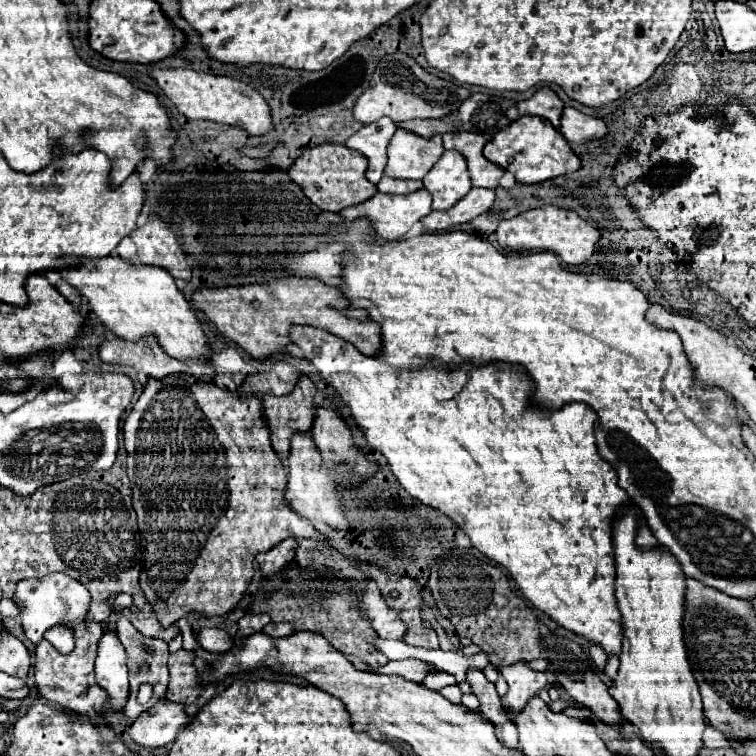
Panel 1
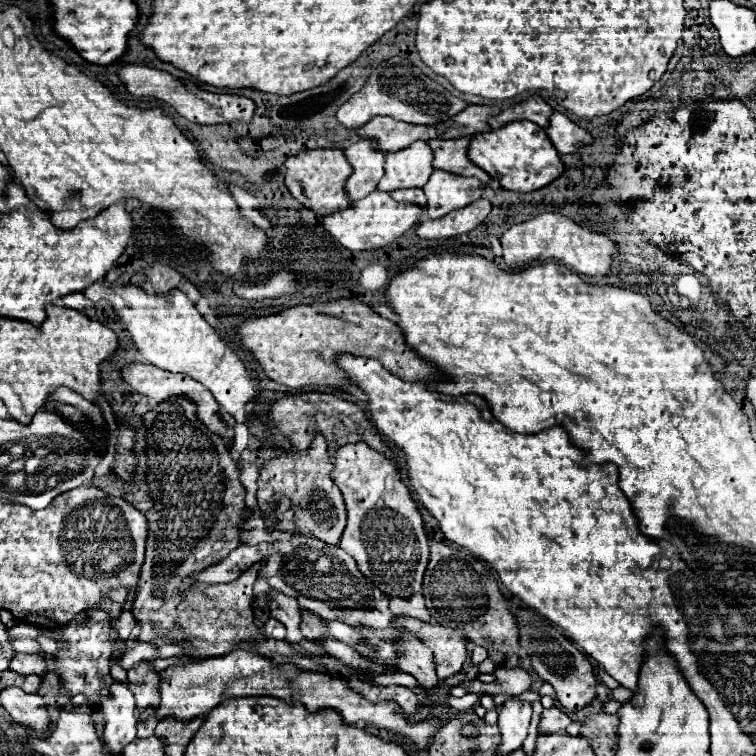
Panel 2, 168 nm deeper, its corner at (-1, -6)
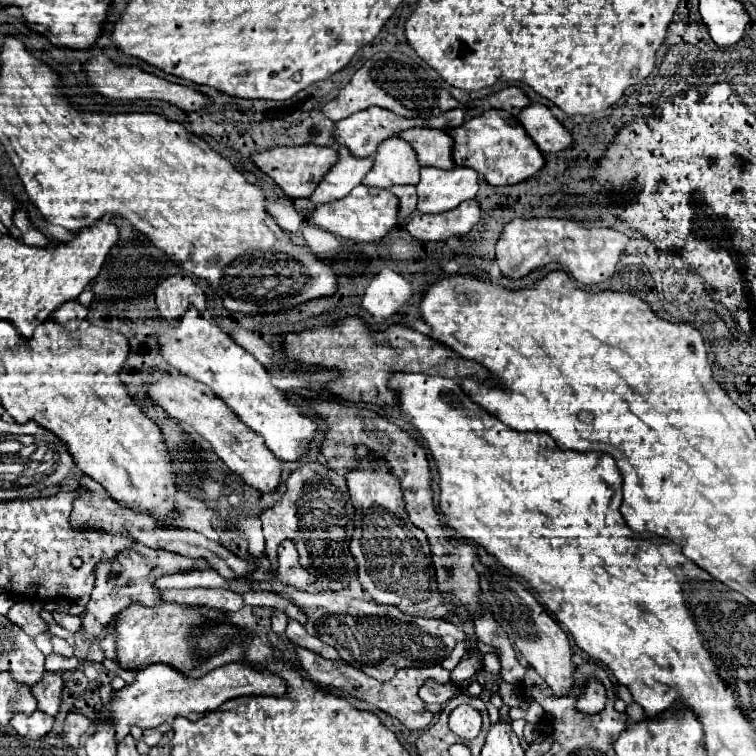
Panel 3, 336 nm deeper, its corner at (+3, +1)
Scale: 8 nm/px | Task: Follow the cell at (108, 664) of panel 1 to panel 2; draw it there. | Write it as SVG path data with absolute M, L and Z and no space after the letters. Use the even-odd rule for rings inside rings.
M112 683L108 697L102 701L104 711L104 735L102 741L108 753L122 753L124 745L136 739L136 715L134 695L126 683Z

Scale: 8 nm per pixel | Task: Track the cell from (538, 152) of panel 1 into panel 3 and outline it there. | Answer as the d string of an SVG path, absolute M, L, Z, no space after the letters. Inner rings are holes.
M490 110L482 116L476 116L456 130L446 130L454 138L454 162L458 166L470 166L476 172L484 174L486 182L492 186L510 186L524 182L544 168L544 154L524 134L524 126L504 110Z

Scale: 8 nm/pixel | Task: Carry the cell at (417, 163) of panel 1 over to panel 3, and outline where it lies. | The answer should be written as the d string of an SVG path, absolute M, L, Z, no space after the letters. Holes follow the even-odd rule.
M400 136L384 140L374 154L374 168L366 174L364 184L390 188L394 184L418 184L420 164L410 142Z

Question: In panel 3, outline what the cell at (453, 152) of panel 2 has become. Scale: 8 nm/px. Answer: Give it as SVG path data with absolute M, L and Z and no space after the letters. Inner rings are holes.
M412 128L412 130L404 130L404 134L398 136L412 144L412 148L418 154L418 162L422 166L434 166L442 170L450 170L456 166L452 160L454 140L444 130Z

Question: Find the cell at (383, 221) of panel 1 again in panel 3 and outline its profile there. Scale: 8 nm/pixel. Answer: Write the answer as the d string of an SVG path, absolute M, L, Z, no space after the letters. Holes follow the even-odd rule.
M356 186L348 196L330 202L330 204L318 204L314 210L314 224L320 226L322 230L328 230L336 236L348 238L348 240L358 240L358 242L376 242L386 236L386 232L398 222L400 216L400 206L398 198L384 190L384 188L374 188L374 186Z

